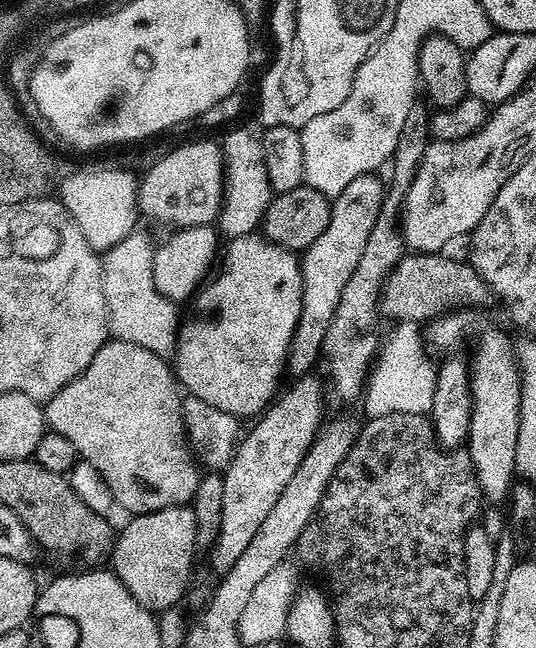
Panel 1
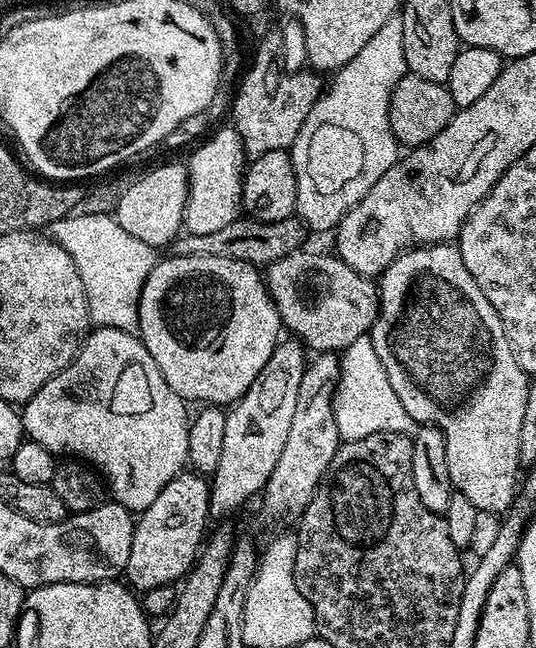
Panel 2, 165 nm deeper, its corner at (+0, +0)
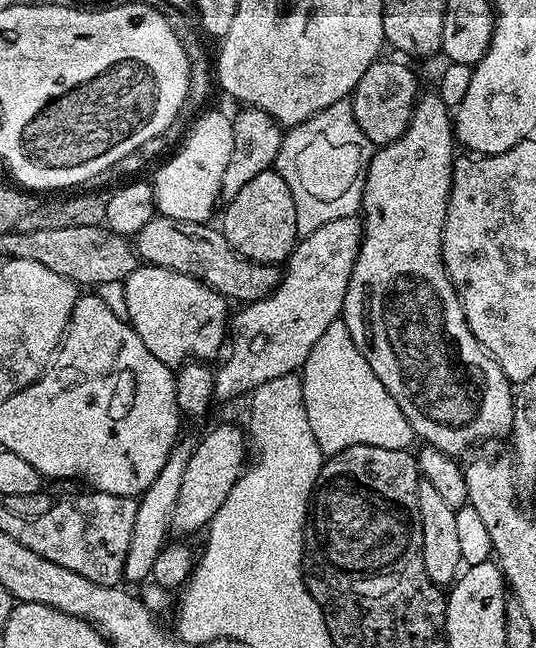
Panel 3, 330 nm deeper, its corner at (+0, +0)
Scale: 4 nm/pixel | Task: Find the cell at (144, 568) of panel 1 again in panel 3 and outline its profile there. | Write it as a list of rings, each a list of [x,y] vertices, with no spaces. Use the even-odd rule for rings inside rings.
[[[220,424],[217,428],[212,428],[200,441],[197,442],[196,448],[190,451],[190,462],[186,462],[186,474],[182,474],[182,490],[178,490],[178,502],[174,502],[172,511],[171,531],[176,532],[196,532],[207,529],[212,523],[214,514],[226,502],[232,487],[238,482],[241,472],[246,466],[244,460],[244,438],[246,442],[246,432],[243,427],[236,424]]]

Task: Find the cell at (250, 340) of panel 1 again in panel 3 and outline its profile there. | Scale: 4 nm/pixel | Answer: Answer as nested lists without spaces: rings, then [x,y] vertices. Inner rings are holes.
[[[159,266],[136,268],[122,283],[127,321],[158,362],[175,370],[193,358],[200,362],[212,362],[208,360],[219,354],[220,347],[222,352],[230,328],[230,304],[211,286],[192,276]]]

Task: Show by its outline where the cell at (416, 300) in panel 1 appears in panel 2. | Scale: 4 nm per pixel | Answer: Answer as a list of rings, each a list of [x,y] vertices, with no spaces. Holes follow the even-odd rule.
[[[297,250],[286,254],[286,258],[278,258],[274,263],[267,265],[266,283],[268,292],[272,295],[272,301],[276,303],[276,309],[280,315],[280,323],[288,328],[293,337],[304,345],[305,349],[313,353],[333,352],[349,348],[358,338],[369,335],[372,331],[372,323],[376,321],[376,315],[380,312],[380,294],[378,284],[371,276],[358,274],[341,262],[339,256],[324,252],[304,252]]]

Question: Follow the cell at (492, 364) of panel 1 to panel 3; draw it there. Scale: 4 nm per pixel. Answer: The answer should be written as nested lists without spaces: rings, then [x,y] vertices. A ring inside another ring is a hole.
[[[432,90],[419,97],[416,108],[412,111],[412,120],[408,128],[394,142],[377,147],[372,154],[372,162],[368,167],[366,182],[364,183],[364,202],[362,205],[362,216],[366,221],[364,241],[360,243],[360,253],[356,259],[356,265],[350,278],[350,286],[346,290],[344,299],[344,311],[342,319],[344,325],[350,330],[350,338],[354,338],[354,346],[360,348],[360,353],[370,362],[370,370],[378,374],[378,382],[386,386],[388,393],[398,402],[402,414],[410,422],[413,433],[424,439],[425,445],[442,450],[447,456],[459,457],[459,452],[467,450],[471,444],[480,444],[483,440],[496,440],[499,436],[507,437],[512,430],[512,419],[514,418],[514,385],[506,378],[502,366],[491,356],[478,342],[478,338],[470,330],[468,319],[464,313],[462,302],[456,293],[456,287],[446,274],[446,266],[442,258],[442,242],[444,241],[444,223],[448,213],[448,196],[452,192],[452,165],[454,163],[454,120],[450,110],[442,102],[439,91]]]

